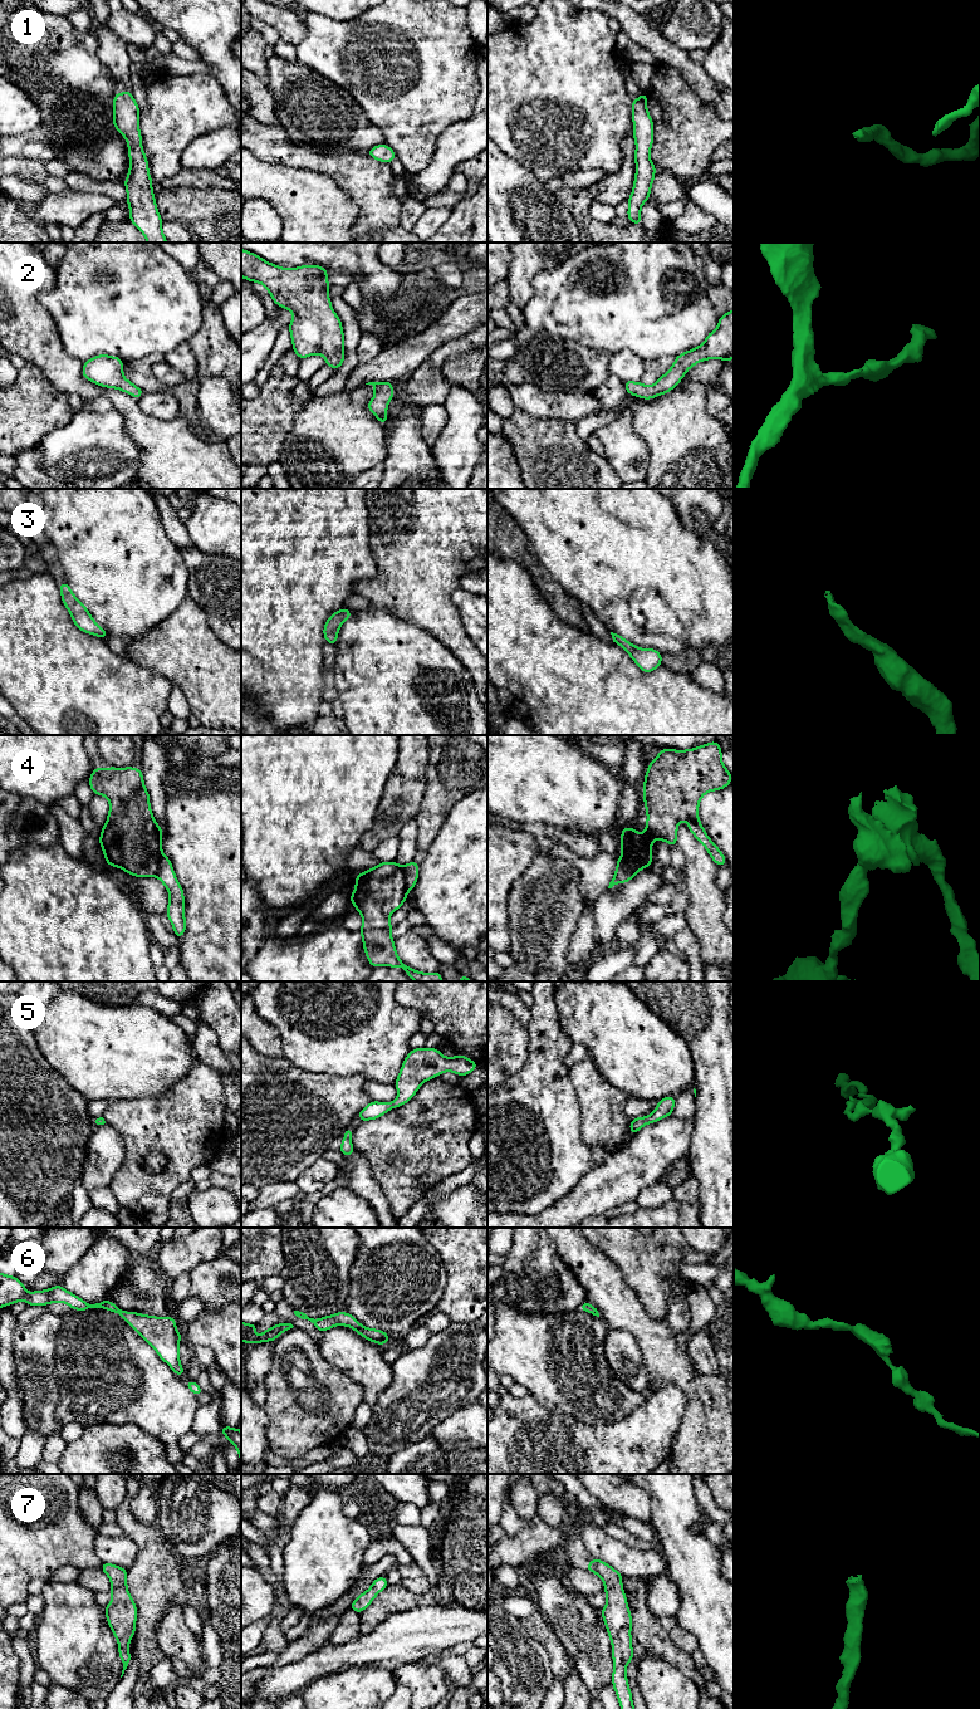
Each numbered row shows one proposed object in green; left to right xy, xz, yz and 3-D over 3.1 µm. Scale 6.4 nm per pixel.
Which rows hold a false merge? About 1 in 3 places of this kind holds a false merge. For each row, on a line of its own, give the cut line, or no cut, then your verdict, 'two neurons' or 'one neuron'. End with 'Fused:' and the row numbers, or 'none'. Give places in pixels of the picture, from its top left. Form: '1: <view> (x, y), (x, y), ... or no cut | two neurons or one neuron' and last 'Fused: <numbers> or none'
1: no cut | one neuron
2: no cut | one neuron
3: no cut | one neuron
4: xz (402, 866), (408, 889) | two neurons
5: no cut | one neuron
6: no cut | one neuron
7: no cut | one neuron
Fused: 4

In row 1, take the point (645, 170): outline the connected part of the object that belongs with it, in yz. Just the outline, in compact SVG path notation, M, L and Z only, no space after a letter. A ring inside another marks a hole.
M642 92L640 98L632 99L636 176L633 190L628 197L627 216L629 222L637 225L642 225L641 207L650 200L651 186L657 171L650 157L653 143L653 122L647 111L647 94Z

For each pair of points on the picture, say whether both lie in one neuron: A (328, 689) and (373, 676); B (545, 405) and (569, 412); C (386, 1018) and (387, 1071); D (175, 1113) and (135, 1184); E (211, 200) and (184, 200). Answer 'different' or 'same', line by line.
A: different
B: same
C: same
D: same
E: same

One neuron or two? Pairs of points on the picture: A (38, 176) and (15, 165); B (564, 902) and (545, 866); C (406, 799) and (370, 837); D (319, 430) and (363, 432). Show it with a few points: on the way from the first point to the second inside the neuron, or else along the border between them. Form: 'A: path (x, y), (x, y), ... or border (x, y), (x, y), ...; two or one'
A: path (33, 171), (20, 167); one
B: path (555, 894), (550, 889), (545, 875); one
C: path (397, 808), (378, 828); one
D: path (331, 432), (352, 432); one

